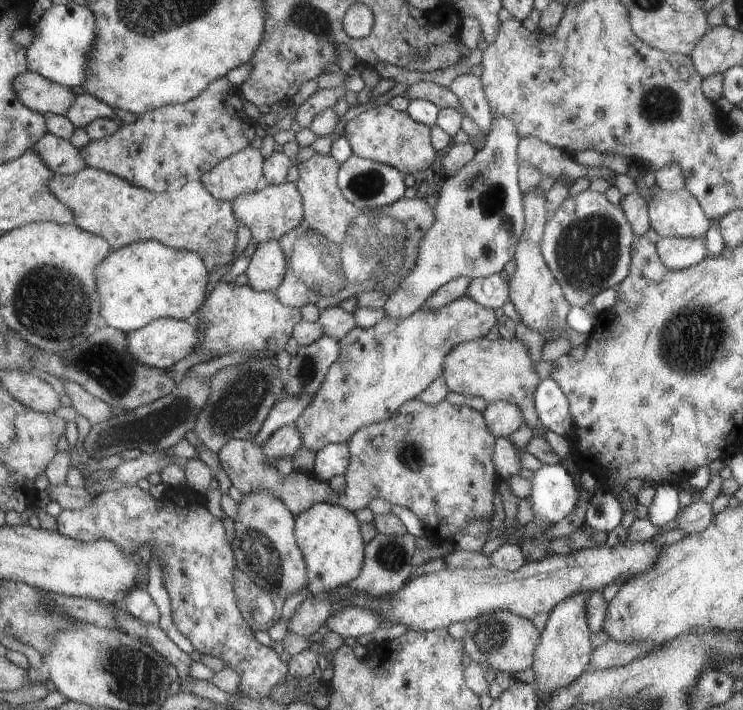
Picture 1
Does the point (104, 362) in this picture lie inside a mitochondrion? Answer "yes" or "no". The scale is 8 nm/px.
yes

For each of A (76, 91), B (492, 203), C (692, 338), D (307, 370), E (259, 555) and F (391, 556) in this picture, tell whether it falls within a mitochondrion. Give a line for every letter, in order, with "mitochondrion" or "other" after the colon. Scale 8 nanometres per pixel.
A: other
B: mitochondrion
C: mitochondrion
D: mitochondrion
E: mitochondrion
F: mitochondrion

